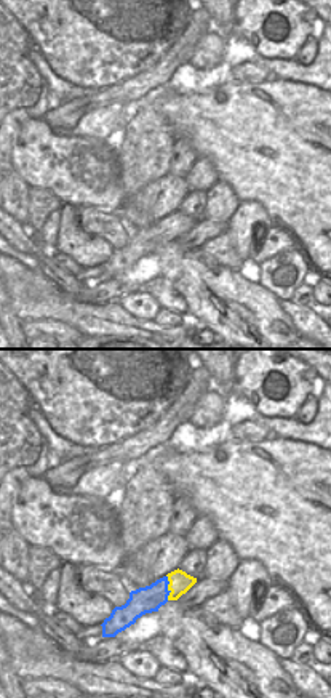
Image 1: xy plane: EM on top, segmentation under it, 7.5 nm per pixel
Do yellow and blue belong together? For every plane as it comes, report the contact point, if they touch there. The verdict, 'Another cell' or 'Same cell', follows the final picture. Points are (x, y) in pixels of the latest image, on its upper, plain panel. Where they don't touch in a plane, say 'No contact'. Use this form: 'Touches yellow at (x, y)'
Touches yellow at (168, 229)

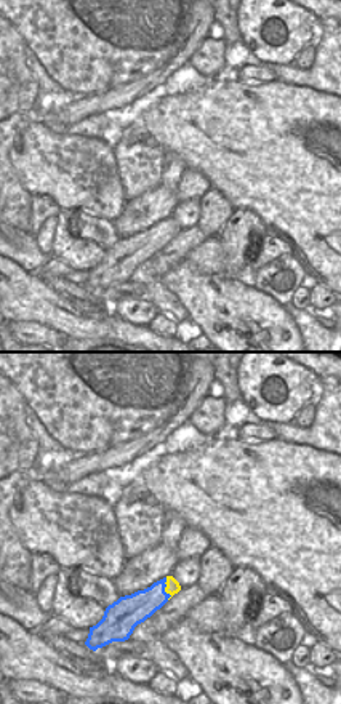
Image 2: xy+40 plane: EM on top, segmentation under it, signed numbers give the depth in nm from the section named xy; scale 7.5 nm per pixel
Touches yellow at (165, 231)

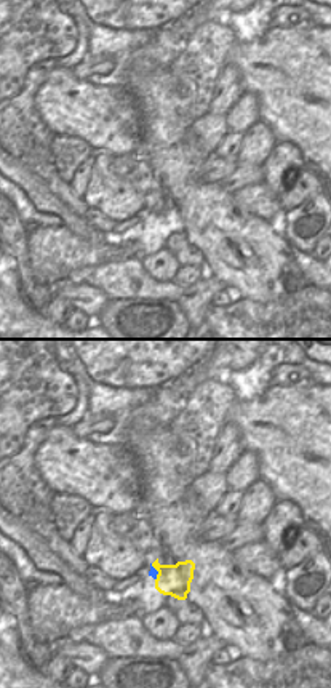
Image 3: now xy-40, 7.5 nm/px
Touches yellow at (157, 212)

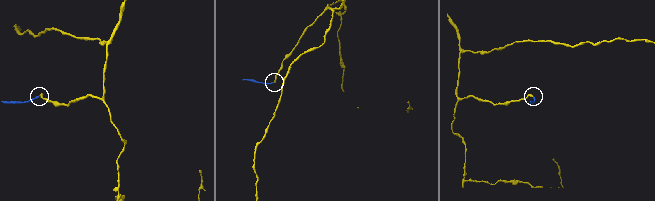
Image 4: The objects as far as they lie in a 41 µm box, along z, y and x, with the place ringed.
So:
Another cell

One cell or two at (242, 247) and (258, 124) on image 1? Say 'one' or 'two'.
two

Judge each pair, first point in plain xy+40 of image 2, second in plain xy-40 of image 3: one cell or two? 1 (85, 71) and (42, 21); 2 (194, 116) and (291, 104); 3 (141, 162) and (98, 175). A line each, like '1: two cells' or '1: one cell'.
1: one cell
2: two cells
3: two cells

